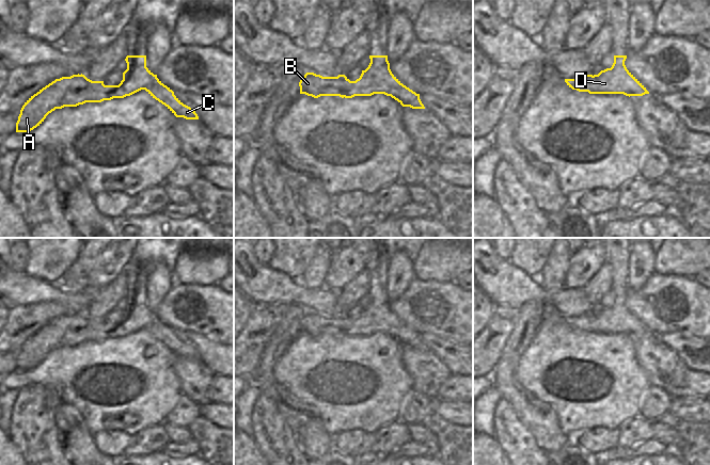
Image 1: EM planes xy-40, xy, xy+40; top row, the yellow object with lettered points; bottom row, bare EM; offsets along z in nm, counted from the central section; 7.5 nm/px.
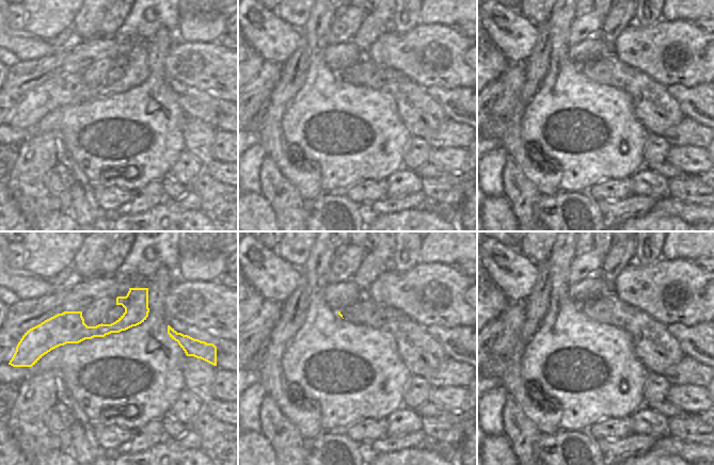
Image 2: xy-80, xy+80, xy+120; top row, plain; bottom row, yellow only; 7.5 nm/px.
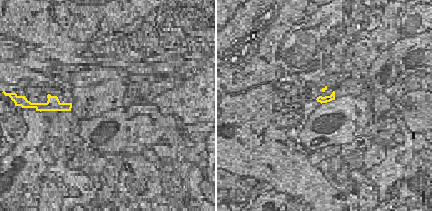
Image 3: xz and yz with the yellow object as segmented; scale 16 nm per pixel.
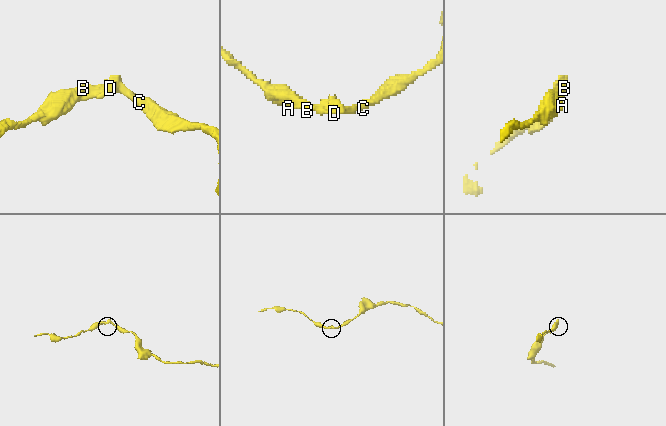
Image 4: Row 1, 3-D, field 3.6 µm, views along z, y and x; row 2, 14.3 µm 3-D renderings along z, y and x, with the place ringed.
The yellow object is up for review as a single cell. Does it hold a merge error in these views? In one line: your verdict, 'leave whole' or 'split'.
split

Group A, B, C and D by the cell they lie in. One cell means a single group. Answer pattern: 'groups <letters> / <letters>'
groups A B / C D

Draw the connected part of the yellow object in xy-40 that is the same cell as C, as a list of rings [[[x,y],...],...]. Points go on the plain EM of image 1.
[[[127,294],[127,308],[123,311],[123,319],[113,331],[109,331],[104,339],[124,337],[141,328],[145,328],[153,337],[164,343],[176,356],[199,358],[193,348],[184,343],[174,331],[164,324],[146,306],[146,294]]]

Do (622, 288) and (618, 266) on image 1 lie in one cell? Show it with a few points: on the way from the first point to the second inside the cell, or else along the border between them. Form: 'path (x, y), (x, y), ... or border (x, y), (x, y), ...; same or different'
path (619, 283), (619, 271); same

